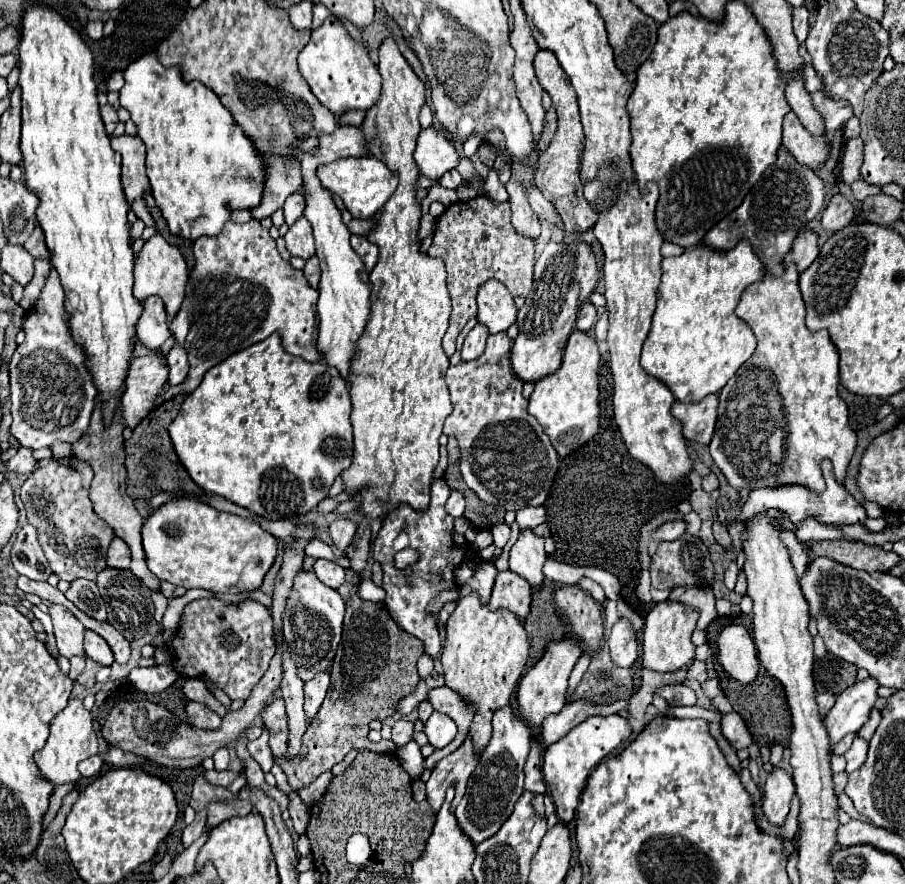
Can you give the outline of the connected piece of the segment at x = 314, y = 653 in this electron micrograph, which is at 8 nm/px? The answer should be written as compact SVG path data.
M299 571L293 583L293 591L287 599L285 619L283 619L283 633L289 645L289 655L297 665L297 675L301 681L309 681L321 671L327 671L337 645L341 641L345 619L345 601L339 591L323 585L313 571Z

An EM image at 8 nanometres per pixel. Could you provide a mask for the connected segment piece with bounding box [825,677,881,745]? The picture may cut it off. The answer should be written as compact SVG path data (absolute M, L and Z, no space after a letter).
M867 677L865 681L857 681L855 685L847 687L839 697L835 707L825 717L825 727L829 731L831 745L835 745L847 733L857 733L869 721L869 713L875 705L877 689L875 677Z

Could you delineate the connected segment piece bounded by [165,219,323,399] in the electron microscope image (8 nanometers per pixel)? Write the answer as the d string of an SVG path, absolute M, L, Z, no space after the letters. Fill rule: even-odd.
M251 219L241 225L227 221L221 233L213 237L199 237L193 245L193 253L195 253L195 269L189 275L185 303L181 305L177 317L169 325L177 343L183 345L185 351L189 353L191 369L189 369L187 381L183 385L171 387L165 399L171 399L183 391L191 393L211 367L225 361L229 355L249 345L255 345L257 341L267 339L275 331L281 335L283 345L289 353L303 357L305 361L323 361L323 355L315 347L318 332L317 297L319 297L319 291L307 283L303 271L293 269L289 261L281 259L281 255L277 253L275 241L271 239L269 231L261 227L257 219Z

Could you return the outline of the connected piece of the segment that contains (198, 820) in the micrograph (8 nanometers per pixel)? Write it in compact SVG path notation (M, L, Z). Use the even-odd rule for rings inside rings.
M197 811L195 821L183 829L183 835L181 835L183 847L189 847L189 843L193 843L193 841L197 841L201 837L201 833L205 829L205 819L207 819L207 813L205 811Z

